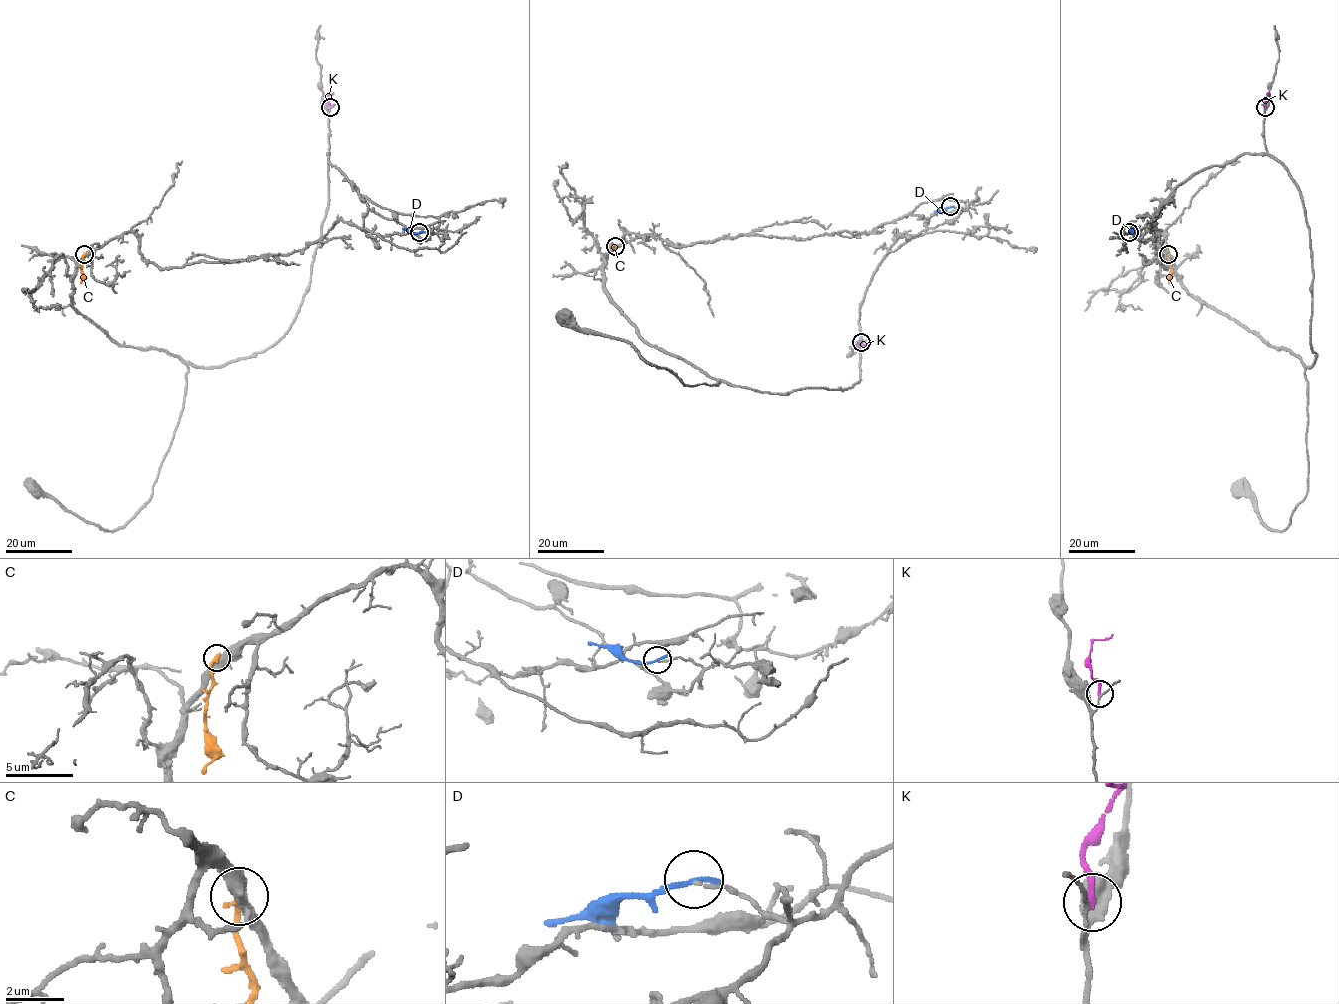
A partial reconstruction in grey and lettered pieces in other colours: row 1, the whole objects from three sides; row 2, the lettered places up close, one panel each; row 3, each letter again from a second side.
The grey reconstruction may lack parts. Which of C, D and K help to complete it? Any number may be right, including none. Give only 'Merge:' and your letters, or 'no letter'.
Merge: no letter

